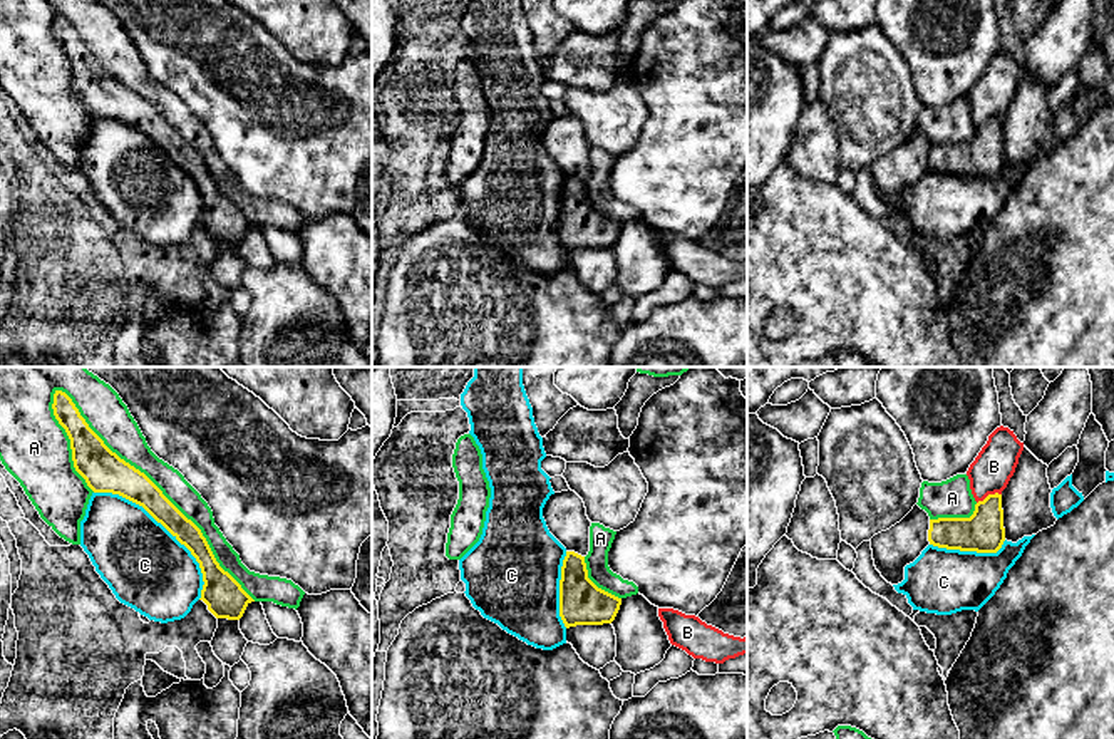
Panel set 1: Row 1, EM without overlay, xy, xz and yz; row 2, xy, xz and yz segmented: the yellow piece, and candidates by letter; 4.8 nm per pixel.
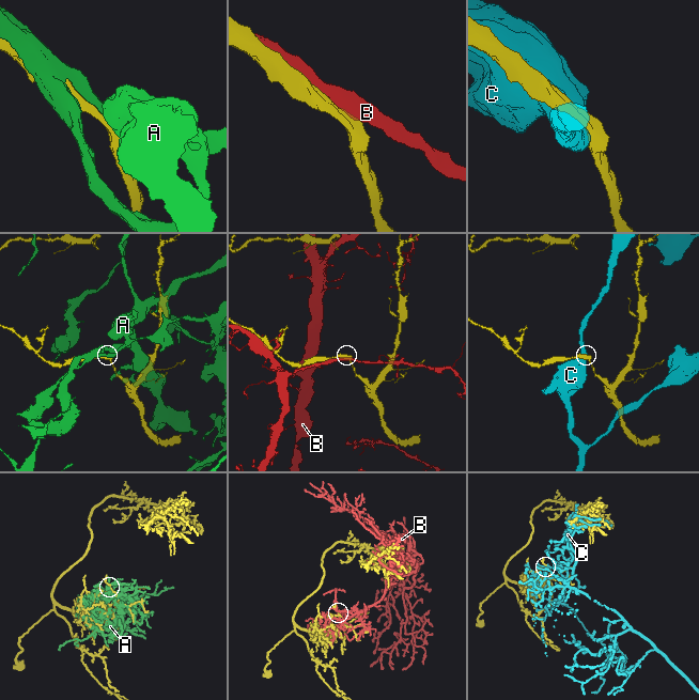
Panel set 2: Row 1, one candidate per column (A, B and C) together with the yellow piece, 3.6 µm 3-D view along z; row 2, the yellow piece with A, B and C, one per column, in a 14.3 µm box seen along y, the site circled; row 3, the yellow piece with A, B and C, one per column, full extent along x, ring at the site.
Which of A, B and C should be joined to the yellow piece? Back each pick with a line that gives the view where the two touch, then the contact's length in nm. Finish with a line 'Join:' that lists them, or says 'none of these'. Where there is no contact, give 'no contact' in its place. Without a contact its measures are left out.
Join: none of these

